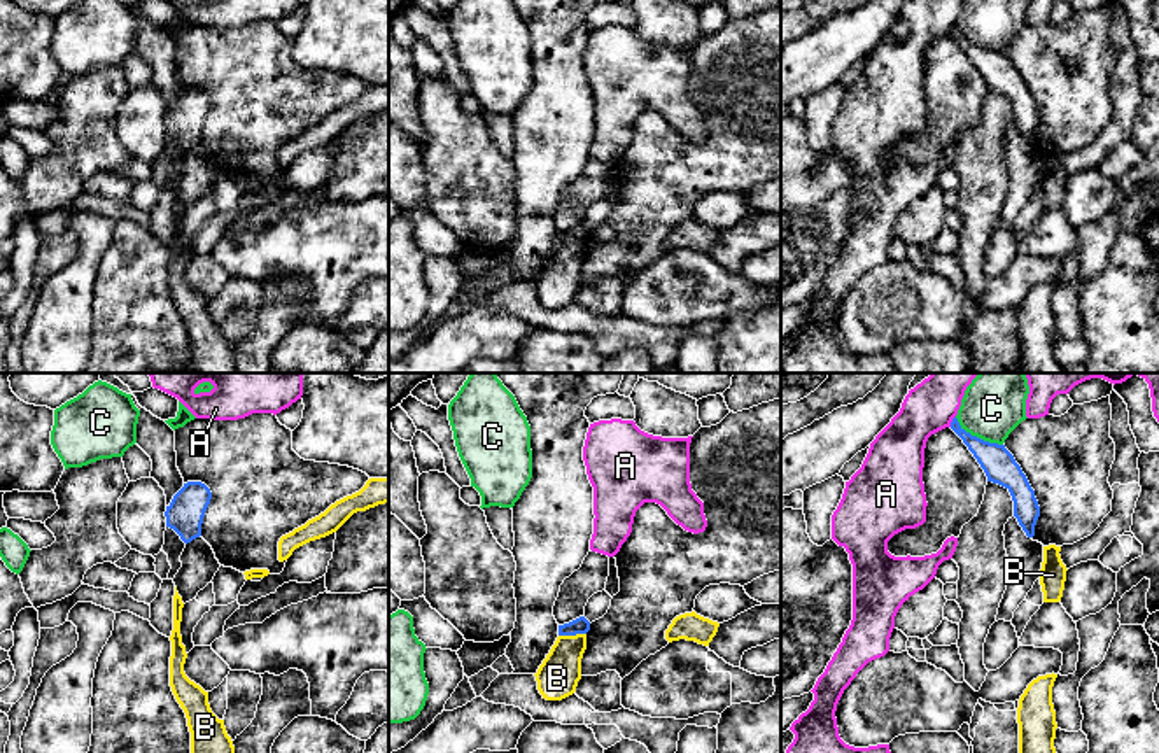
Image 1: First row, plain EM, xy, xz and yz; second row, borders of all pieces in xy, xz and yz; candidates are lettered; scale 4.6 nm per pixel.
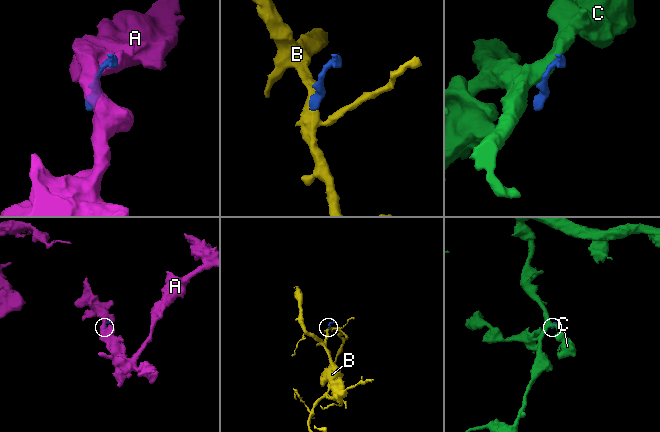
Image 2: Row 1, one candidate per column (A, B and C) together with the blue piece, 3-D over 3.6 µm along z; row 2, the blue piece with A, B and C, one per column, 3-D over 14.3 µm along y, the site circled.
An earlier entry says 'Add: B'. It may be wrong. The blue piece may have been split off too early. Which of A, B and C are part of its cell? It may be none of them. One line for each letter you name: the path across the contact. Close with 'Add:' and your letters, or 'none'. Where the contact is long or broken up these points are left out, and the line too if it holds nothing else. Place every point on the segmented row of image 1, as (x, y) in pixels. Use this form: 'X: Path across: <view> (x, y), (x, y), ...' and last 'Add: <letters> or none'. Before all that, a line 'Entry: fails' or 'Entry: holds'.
Entry: fails
Add: none

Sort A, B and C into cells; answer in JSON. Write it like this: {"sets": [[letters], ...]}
{"sets": [["A"], ["B"], ["C"]]}

